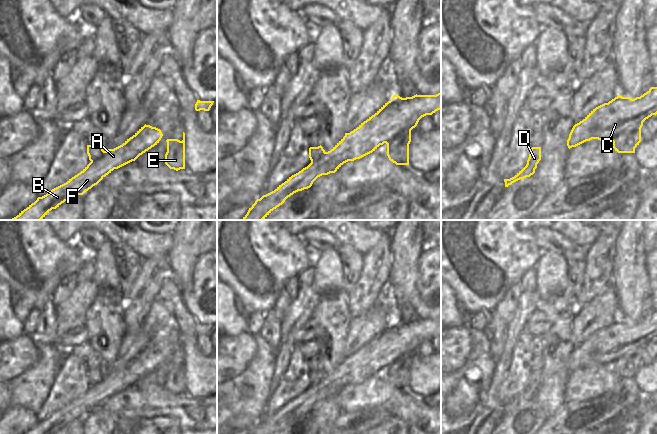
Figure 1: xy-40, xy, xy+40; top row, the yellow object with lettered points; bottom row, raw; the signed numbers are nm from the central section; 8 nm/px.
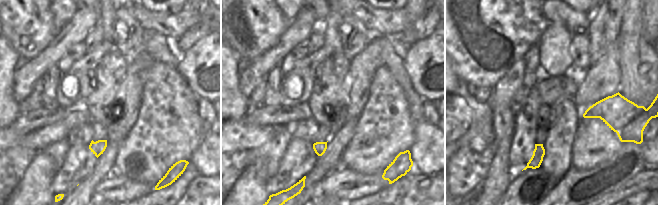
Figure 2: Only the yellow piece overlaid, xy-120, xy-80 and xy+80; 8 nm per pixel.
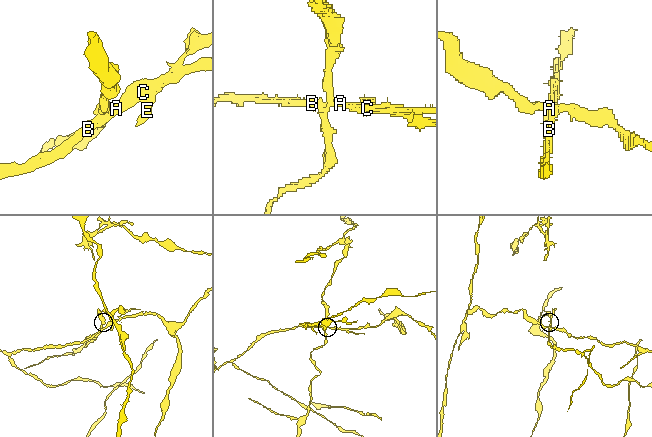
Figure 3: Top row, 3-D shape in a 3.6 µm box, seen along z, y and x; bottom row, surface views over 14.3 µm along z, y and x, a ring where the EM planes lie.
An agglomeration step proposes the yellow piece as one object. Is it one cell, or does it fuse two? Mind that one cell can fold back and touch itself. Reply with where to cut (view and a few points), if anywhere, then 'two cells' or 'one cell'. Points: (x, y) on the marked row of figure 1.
cut xy (326, 152), (317, 160), (311, 162); two cells

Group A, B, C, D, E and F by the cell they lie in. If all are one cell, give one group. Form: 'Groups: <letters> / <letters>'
Groups: A B C E F / D

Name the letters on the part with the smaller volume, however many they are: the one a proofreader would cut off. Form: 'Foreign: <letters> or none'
Foreign: D

